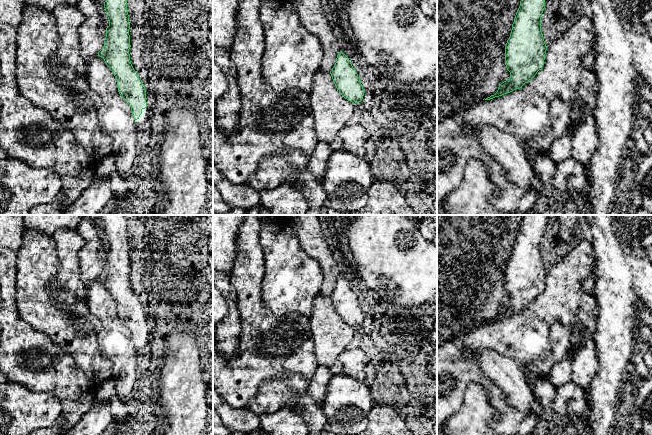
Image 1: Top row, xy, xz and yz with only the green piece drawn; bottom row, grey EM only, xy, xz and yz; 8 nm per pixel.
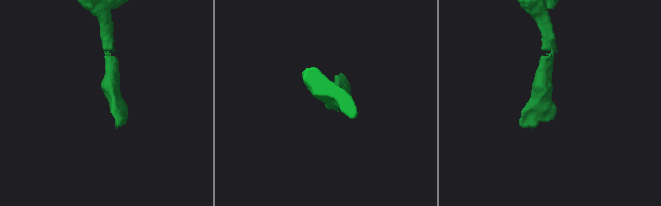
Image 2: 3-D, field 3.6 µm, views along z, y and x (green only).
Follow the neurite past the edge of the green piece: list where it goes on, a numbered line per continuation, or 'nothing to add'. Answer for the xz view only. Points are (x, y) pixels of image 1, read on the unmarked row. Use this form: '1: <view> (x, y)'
nothing to add

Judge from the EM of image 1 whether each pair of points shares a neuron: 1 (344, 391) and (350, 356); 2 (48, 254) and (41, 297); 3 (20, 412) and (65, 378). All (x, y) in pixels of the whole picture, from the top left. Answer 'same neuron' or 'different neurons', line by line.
1: different neurons
2: same neuron
3: different neurons

